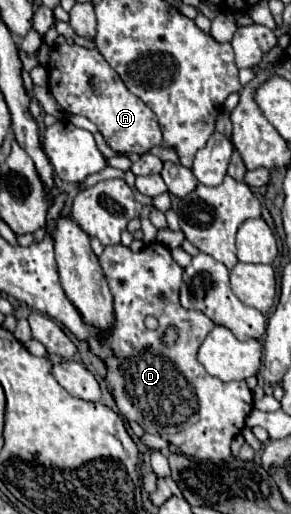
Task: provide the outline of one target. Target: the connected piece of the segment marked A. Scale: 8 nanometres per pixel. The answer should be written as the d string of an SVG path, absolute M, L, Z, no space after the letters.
M78 44L54 46L46 70L48 88L56 102L68 114L80 114L94 122L112 150L126 154L144 154L150 148L162 144L162 130L156 114L124 86L120 76L112 70L112 66L102 58L96 48L88 50Z

